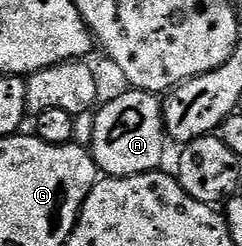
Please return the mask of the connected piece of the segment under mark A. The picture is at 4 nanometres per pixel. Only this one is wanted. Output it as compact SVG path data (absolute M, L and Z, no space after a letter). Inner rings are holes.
M130 88L127 91L127 94L122 94L111 102L103 101L97 107L93 115L94 126L88 133L90 155L99 171L112 178L131 178L137 174L149 174L157 171L161 167L158 165L162 162L163 103L155 95L146 94L143 90Z

